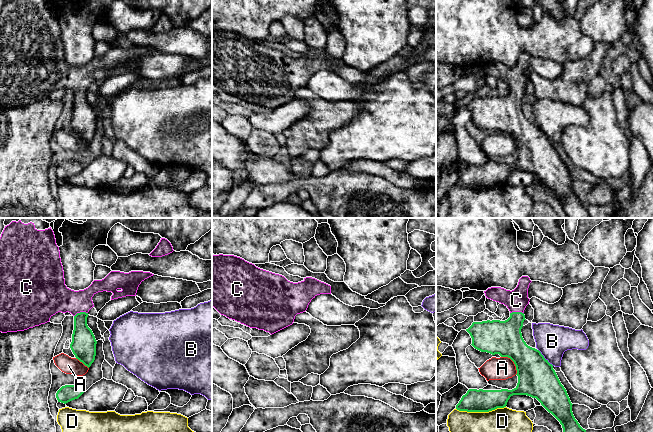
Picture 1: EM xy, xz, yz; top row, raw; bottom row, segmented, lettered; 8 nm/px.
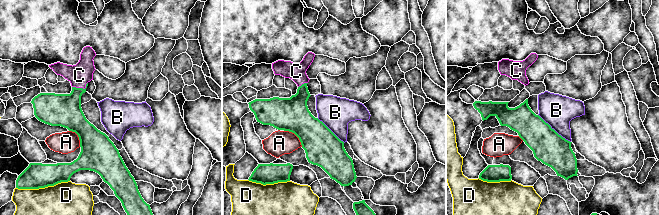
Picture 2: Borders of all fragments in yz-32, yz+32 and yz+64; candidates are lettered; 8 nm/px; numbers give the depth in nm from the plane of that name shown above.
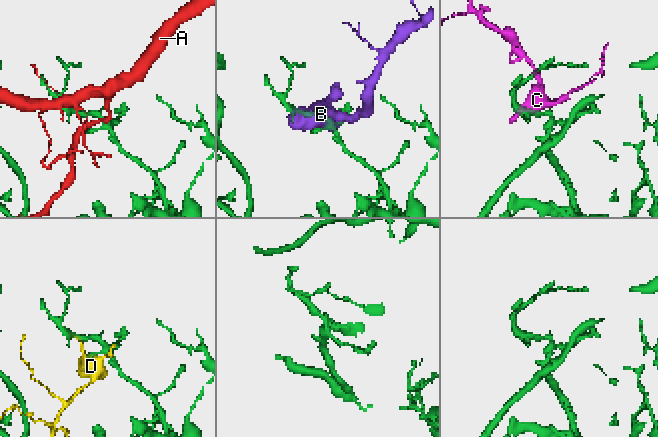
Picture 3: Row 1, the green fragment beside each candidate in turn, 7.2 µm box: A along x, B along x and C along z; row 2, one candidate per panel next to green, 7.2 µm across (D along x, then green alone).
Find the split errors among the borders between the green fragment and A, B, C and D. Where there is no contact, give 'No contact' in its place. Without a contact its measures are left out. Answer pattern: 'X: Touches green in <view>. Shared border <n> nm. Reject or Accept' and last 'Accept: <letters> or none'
A: Touches green in yz. Shared border 200 nm. Reject
B: Touches green in yz. Shared border 180 nm. Reject
C: Touches green in xy. Shared border 120 nm. Accept
D: Touches green in yz. Shared border 400 nm. Reject
Accept: C

